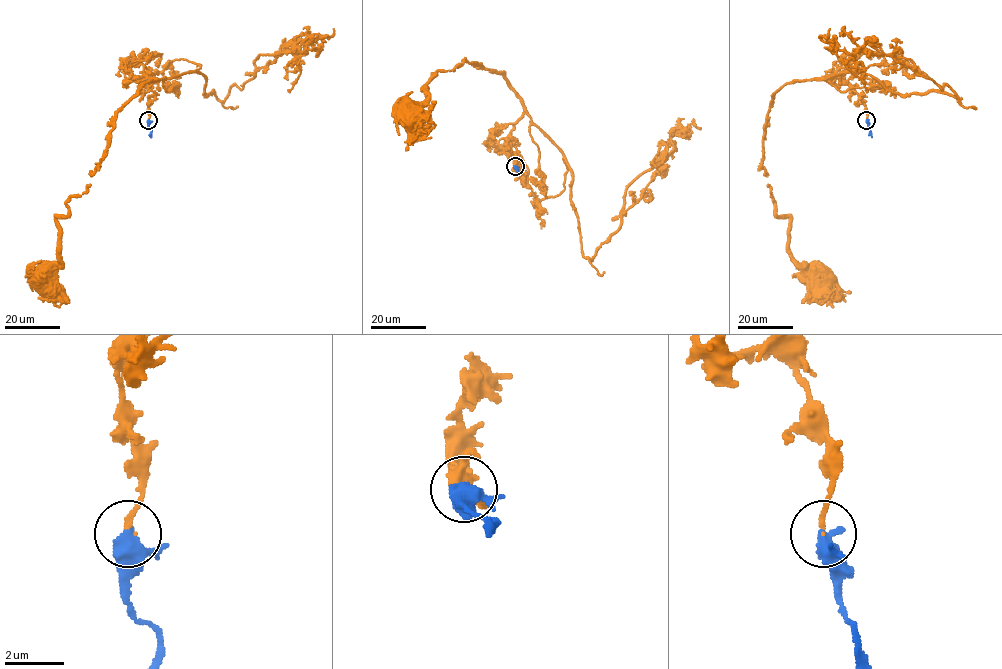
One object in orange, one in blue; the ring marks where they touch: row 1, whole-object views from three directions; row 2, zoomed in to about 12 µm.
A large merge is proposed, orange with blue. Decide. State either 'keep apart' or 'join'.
join

